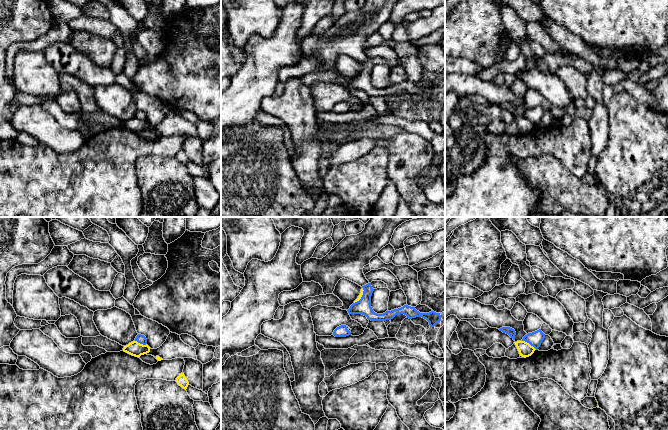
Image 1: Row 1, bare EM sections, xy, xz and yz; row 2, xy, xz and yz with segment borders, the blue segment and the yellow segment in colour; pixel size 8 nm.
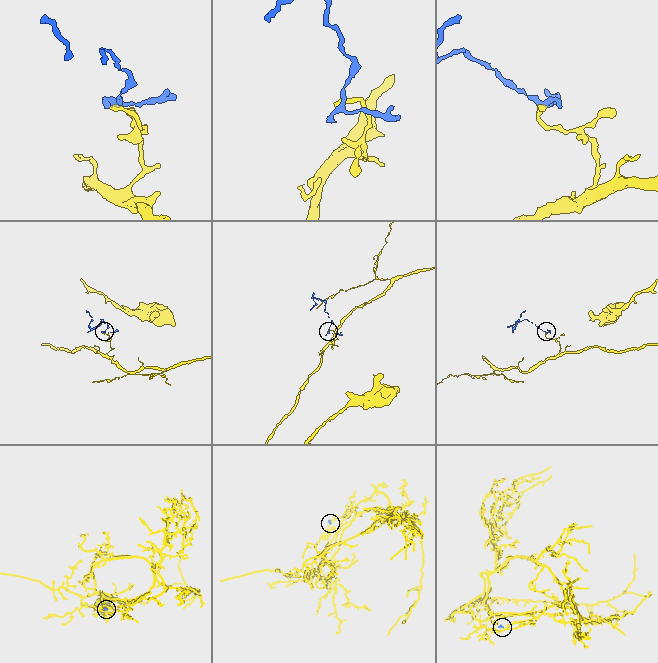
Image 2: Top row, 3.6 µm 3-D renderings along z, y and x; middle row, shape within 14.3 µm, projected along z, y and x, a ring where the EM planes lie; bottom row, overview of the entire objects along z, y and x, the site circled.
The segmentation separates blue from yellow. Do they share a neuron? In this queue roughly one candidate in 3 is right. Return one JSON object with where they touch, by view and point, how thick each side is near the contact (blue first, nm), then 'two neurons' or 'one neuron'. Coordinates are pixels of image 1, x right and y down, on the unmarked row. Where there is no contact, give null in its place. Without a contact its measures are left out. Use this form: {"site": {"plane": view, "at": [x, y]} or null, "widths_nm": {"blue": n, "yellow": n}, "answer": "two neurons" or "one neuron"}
{"site": {"plane": "yz", "at": [529, 119]}, "widths_nm": {"blue": 120, "yellow": 110}, "answer": "two neurons"}

